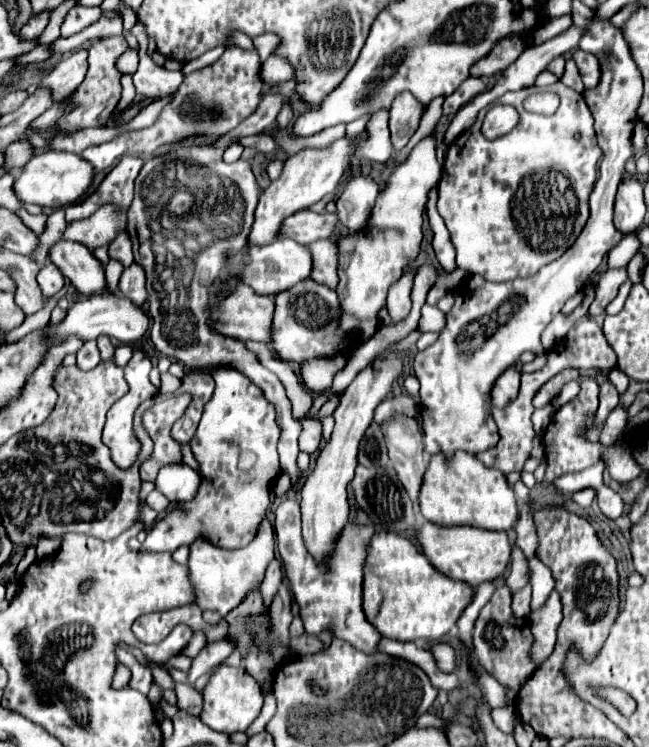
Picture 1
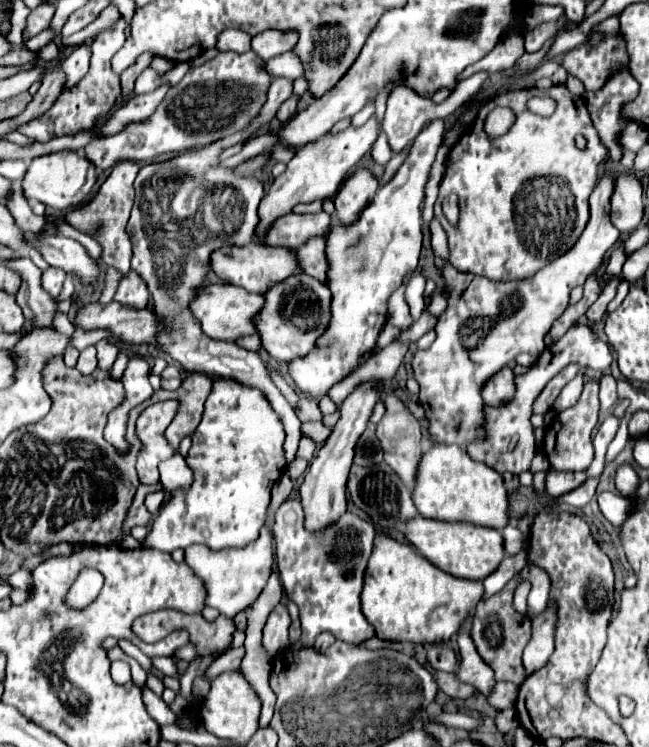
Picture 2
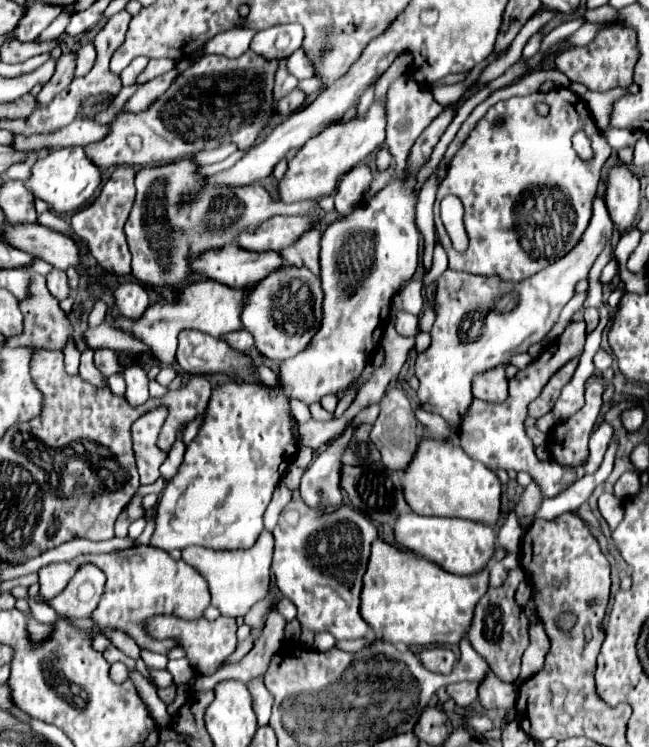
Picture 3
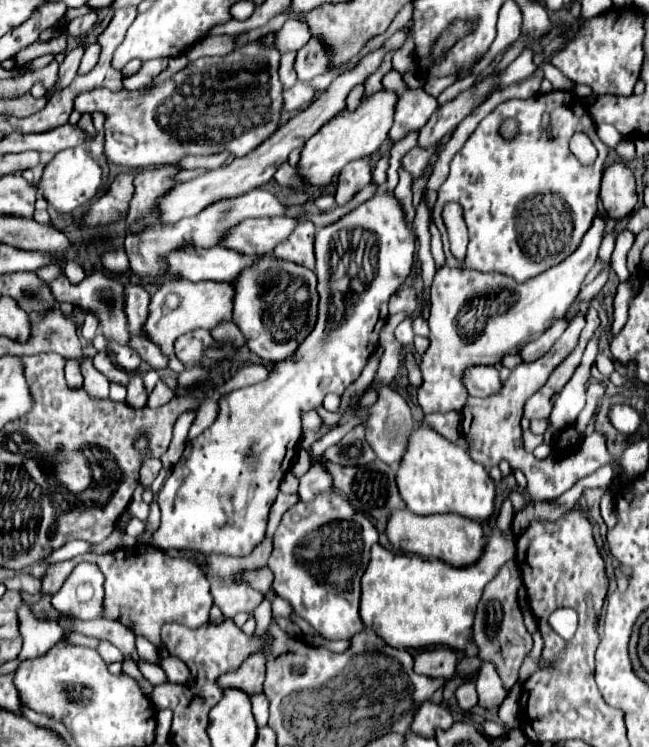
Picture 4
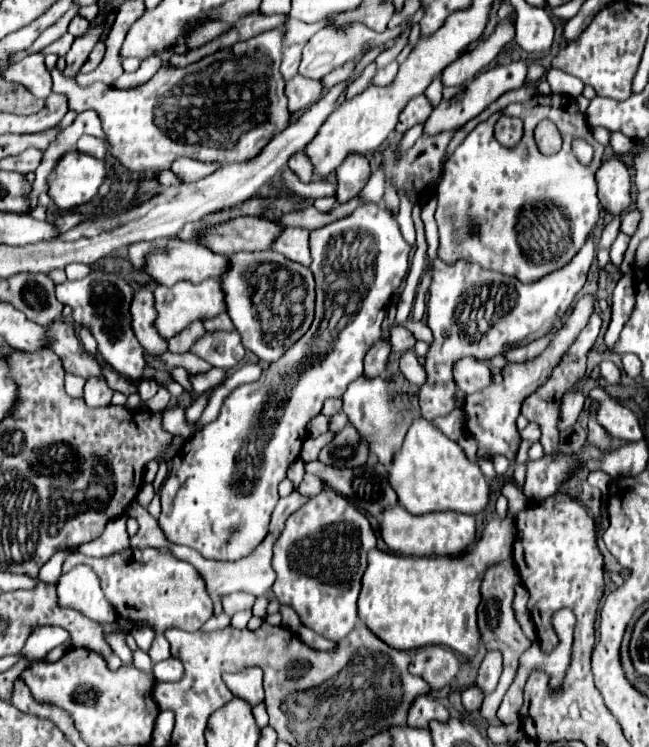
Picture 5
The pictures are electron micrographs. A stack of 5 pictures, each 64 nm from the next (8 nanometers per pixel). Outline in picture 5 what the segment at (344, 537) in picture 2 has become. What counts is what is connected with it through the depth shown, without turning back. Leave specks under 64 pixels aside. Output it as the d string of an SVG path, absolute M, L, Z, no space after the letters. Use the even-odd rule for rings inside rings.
M324 490L318 496L310 498L310 502L302 510L294 512L286 520L286 528L274 544L272 568L276 572L276 582L272 590L278 596L280 604L290 606L300 616L304 626L312 628L328 640L338 642L356 626L356 598L360 592L360 580L366 570L366 554L374 546L376 534L368 518L362 512L358 512L342 494L334 490Z

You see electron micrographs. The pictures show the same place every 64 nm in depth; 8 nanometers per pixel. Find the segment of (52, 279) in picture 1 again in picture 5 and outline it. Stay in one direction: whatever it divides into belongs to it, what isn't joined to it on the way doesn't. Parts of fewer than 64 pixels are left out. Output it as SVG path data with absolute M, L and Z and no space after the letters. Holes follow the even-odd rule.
M92 270L82 280L60 284L56 288L56 296L60 296L62 304L68 304L72 308L74 324L80 328L88 328L90 334L96 338L100 362L112 366L120 376L132 382L144 378L144 366L146 366L144 350L140 348L140 342L136 340L136 334L132 330L132 314L130 314L134 290L126 280L118 278L116 274Z

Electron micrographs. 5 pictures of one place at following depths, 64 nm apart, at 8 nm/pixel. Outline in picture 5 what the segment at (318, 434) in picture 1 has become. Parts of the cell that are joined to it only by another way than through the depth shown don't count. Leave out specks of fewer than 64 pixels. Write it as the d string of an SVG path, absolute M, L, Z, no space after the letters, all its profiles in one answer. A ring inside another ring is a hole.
M296 460L296 462L288 468L288 480L294 484L294 488L298 488L302 476L304 476L304 462L302 462L302 460Z

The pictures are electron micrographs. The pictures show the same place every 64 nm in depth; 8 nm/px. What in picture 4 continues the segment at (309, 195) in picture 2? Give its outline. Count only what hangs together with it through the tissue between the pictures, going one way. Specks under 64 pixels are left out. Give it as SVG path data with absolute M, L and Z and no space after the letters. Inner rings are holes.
M378 90L366 98L360 100L360 106L356 110L342 110L334 120L328 120L316 136L308 140L302 148L302 158L300 158L300 176L306 184L306 188L326 188L340 170L358 158L366 158L372 152L376 152L382 142L388 138L388 132L392 128L394 120L394 110L396 110L398 94L388 92L388 90Z

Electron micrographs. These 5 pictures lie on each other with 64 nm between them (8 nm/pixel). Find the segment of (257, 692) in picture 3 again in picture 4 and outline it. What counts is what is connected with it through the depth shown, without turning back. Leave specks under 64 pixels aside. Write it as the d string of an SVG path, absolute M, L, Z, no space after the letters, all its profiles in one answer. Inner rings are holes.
M258 694L258 696L252 696L250 700L252 700L252 714L256 718L258 728L266 726L266 722L268 722L268 700L266 700L266 696Z

